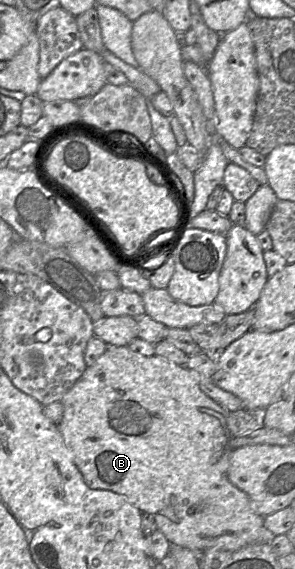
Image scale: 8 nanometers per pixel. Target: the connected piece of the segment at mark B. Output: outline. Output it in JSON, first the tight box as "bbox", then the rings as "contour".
{"bbox":[58,346,273,551],"contour":[[[108,346],[107,350],[96,360],[96,362],[86,367],[84,373],[82,376],[77,380],[77,382],[71,387],[71,389],[64,395],[62,400],[60,402],[63,405],[64,413],[63,418],[61,422],[58,425],[58,429],[60,430],[60,433],[64,439],[64,444],[69,449],[69,451],[72,454],[73,461],[75,465],[77,466],[78,470],[82,474],[82,477],[85,481],[85,483],[88,485],[88,487],[92,489],[102,489],[102,490],[109,490],[114,493],[123,495],[127,498],[128,502],[130,502],[133,506],[135,506],[137,509],[139,509],[142,513],[148,513],[153,515],[155,522],[158,527],[158,531],[162,532],[162,534],[167,538],[167,540],[170,542],[172,546],[179,546],[184,547],[188,549],[193,550],[201,550],[205,551],[207,549],[218,549],[218,550],[224,550],[224,551],[237,551],[247,545],[257,543],[257,542],[269,542],[270,539],[273,537],[270,537],[270,535],[267,533],[267,530],[264,527],[264,517],[257,514],[252,506],[252,503],[247,496],[246,493],[238,489],[236,486],[234,486],[227,477],[227,471],[229,468],[230,463],[230,455],[232,452],[231,448],[231,440],[233,438],[232,434],[229,431],[228,428],[228,417],[230,412],[226,409],[224,409],[222,406],[220,406],[217,402],[215,402],[213,399],[208,397],[200,388],[199,382],[198,382],[198,375],[196,372],[191,371],[186,366],[183,365],[177,365],[174,362],[170,361],[169,359],[159,356],[159,355],[153,355],[153,356],[144,356],[142,354],[139,354],[137,352],[132,351],[129,346]]]}

